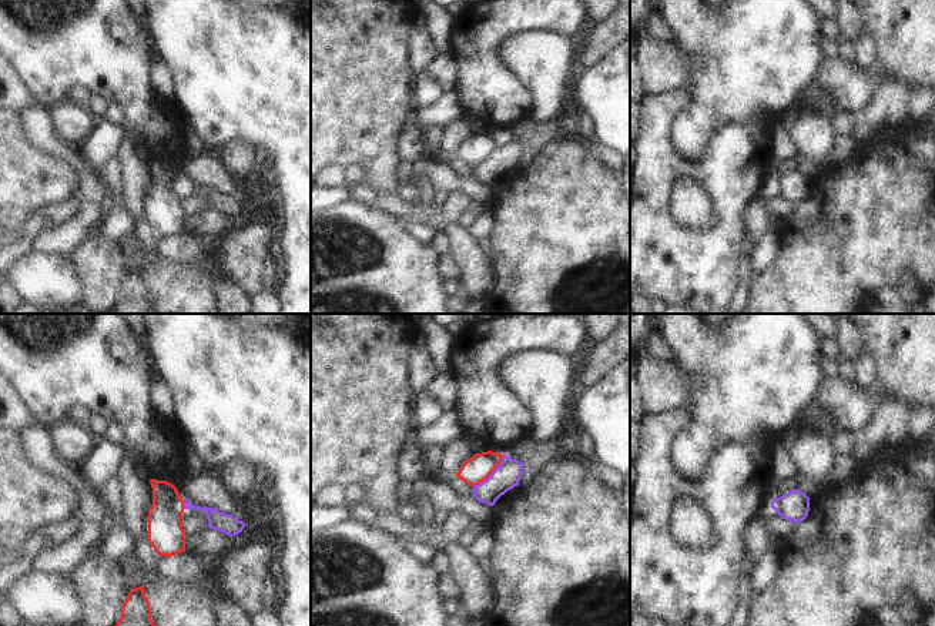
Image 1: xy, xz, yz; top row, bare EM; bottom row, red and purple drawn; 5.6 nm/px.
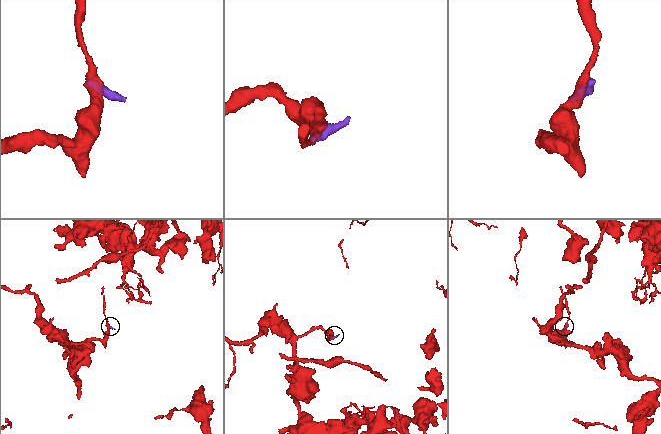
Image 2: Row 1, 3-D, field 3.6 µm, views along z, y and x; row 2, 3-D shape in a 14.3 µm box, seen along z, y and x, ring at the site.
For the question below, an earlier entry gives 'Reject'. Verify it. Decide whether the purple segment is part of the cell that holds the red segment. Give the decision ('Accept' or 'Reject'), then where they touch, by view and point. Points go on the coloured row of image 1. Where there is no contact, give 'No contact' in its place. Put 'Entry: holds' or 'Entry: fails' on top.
Entry: holds
Reject. Touches red at xz (491, 472)

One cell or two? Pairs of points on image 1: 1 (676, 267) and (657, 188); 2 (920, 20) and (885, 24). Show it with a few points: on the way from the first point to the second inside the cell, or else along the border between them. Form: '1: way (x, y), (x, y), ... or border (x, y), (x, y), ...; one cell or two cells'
1: way (664, 247), (657, 240), (657, 208); one cell
2: way (911, 20), (894, 20); one cell

